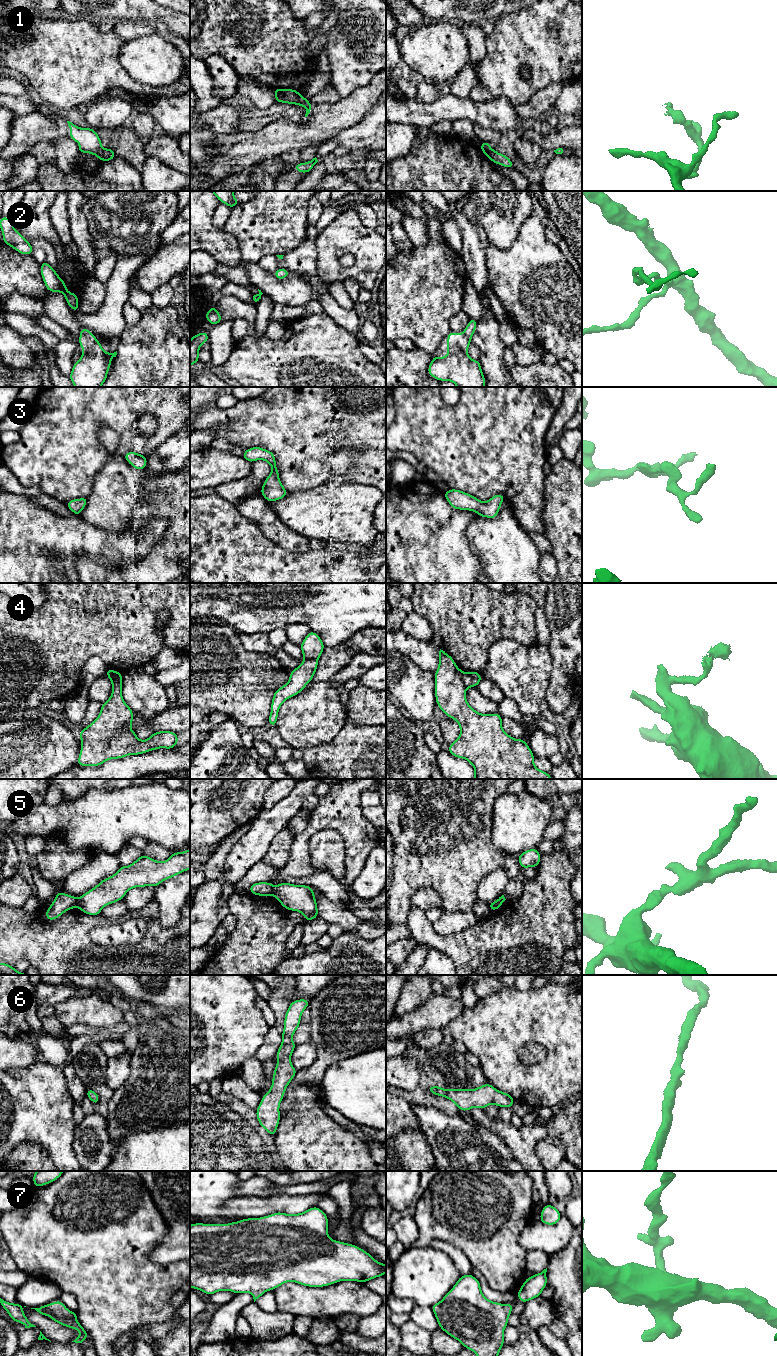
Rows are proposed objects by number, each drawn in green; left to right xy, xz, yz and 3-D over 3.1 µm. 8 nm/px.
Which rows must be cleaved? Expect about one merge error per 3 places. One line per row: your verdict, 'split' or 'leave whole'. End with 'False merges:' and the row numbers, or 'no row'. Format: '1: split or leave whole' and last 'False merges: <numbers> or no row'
1: split
2: leave whole
3: leave whole
4: split
5: split
6: leave whole
7: leave whole
False merges: 1, 4, 5

